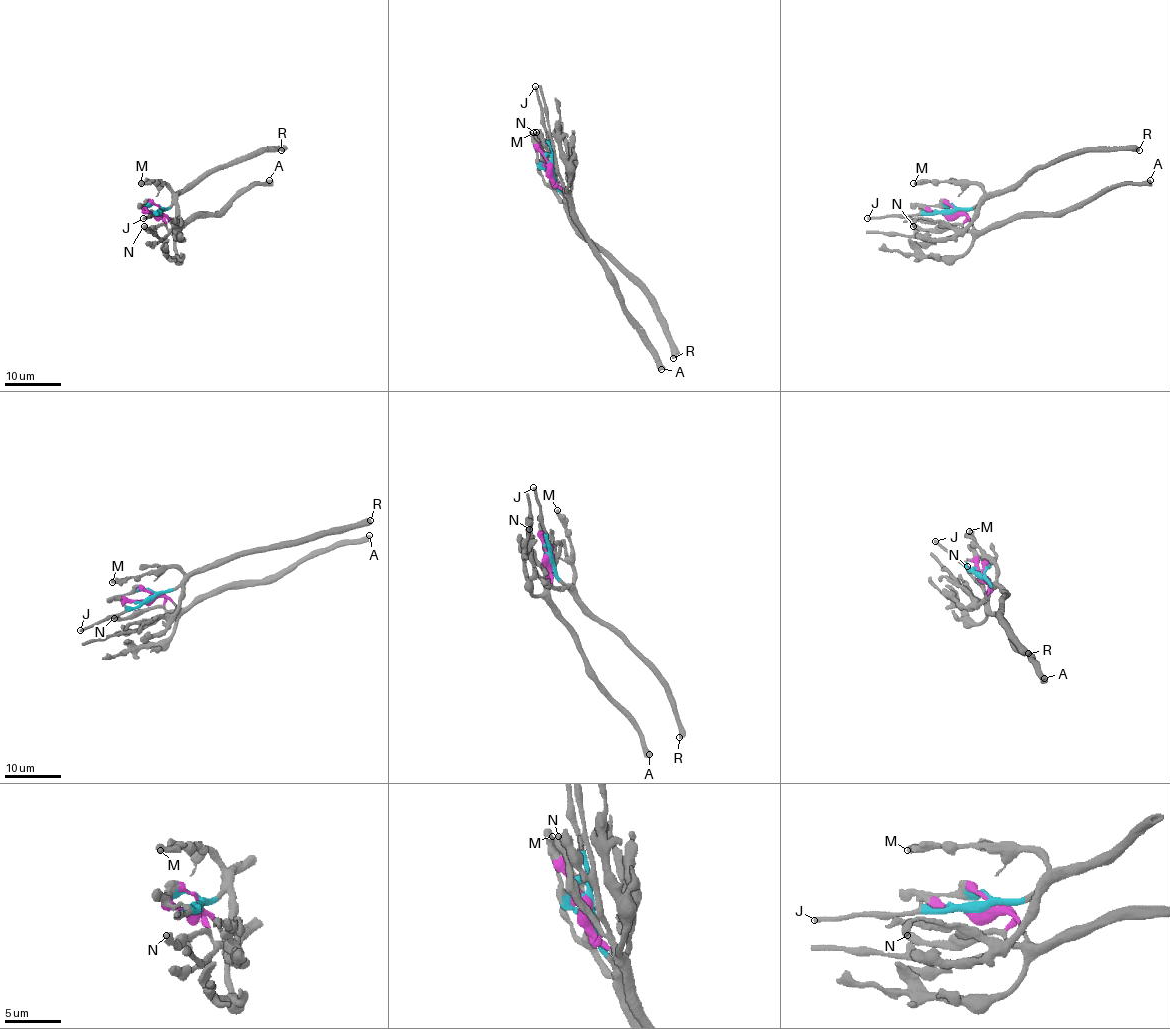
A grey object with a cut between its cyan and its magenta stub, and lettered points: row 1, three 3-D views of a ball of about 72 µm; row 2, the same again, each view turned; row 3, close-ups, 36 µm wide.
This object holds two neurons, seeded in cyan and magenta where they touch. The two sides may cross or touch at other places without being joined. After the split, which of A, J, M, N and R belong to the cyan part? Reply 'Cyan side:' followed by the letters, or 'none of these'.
Cyan side: J, M, R

